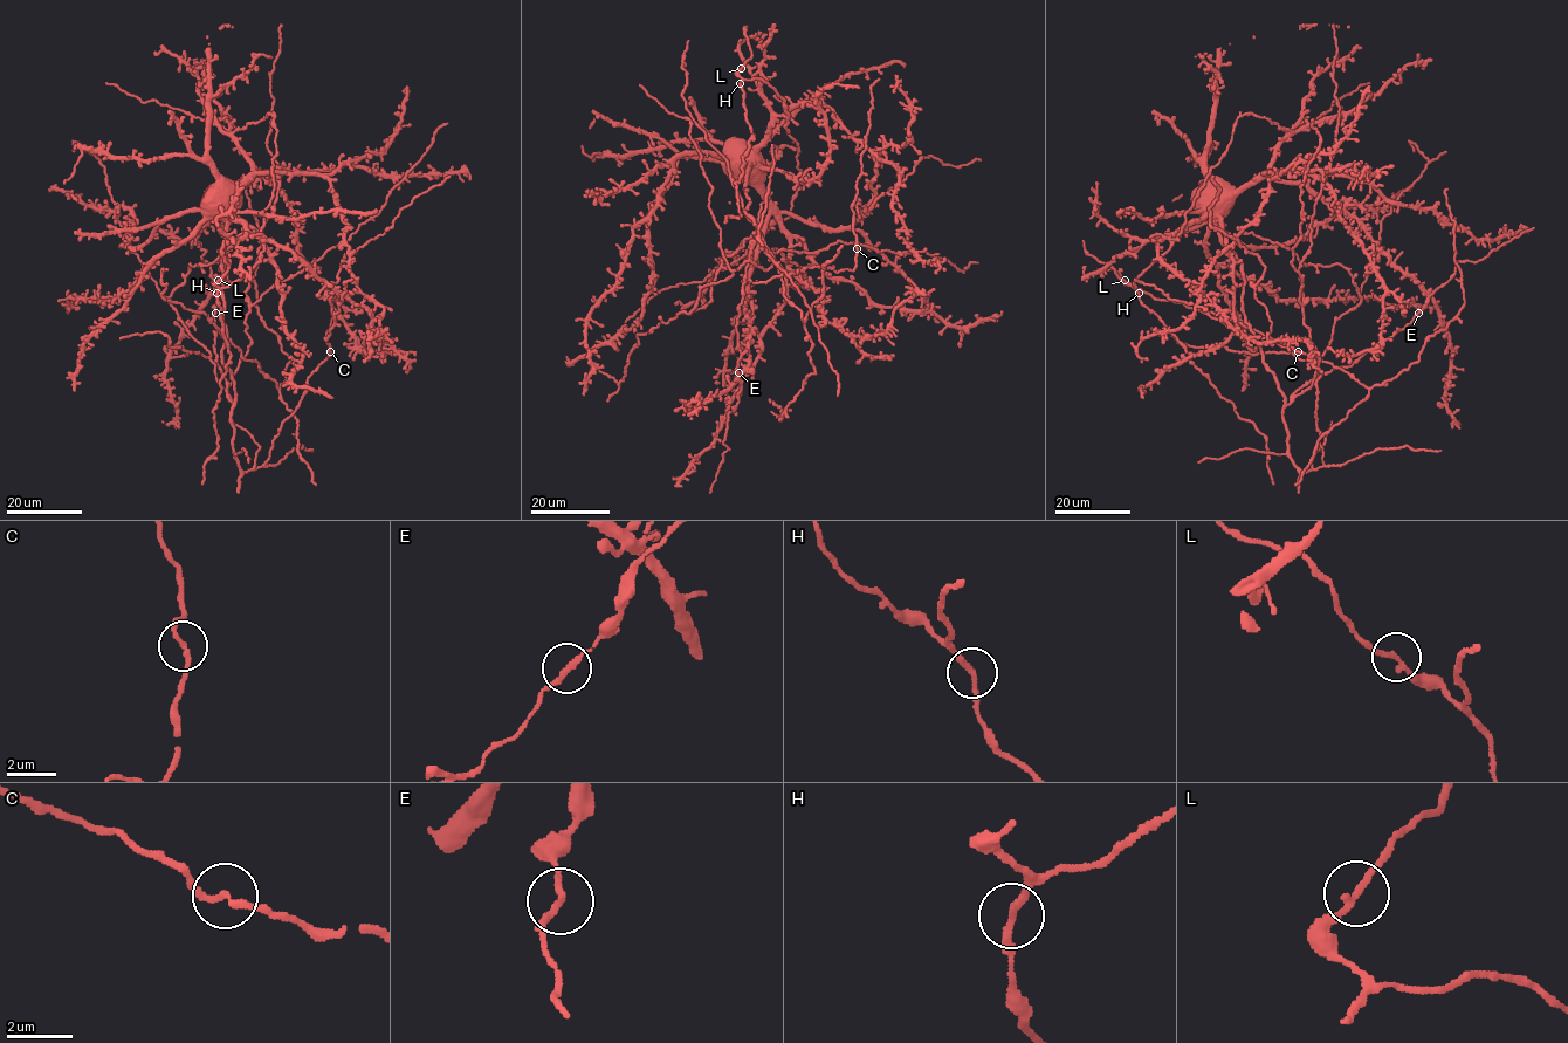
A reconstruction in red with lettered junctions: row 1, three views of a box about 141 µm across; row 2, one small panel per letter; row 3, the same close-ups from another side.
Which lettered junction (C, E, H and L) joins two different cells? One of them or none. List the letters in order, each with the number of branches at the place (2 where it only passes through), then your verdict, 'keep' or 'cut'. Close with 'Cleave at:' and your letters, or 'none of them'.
C: branches 2; keep
E: branches 2; keep
H: branches 2; keep
L: branches 2; keep
Cleave at: none of them

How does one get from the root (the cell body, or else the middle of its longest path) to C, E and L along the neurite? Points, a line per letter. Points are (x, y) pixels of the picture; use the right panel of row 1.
C: (1209, 200), (1284, 398), (1288, 455), (1308, 471), (1324, 465), (1321, 372), (1298, 351)
E: (1209, 200), (1204, 212), (1242, 265), (1244, 321), (1287, 404), (1312, 379), (1349, 365), (1418, 313)
L: (1209, 200), (1264, 173), (1286, 131), (1264, 117), (1239, 116), (1181, 233), (1134, 288), (1123, 281)

